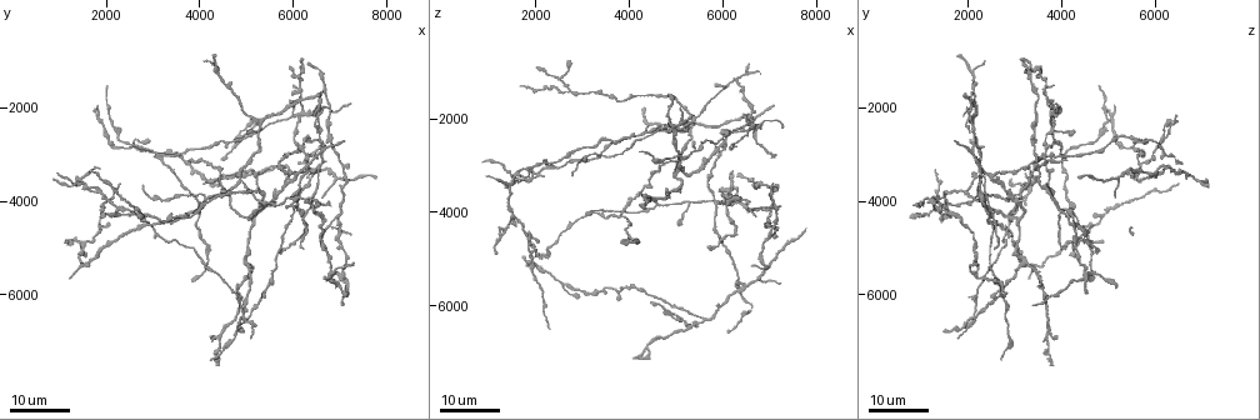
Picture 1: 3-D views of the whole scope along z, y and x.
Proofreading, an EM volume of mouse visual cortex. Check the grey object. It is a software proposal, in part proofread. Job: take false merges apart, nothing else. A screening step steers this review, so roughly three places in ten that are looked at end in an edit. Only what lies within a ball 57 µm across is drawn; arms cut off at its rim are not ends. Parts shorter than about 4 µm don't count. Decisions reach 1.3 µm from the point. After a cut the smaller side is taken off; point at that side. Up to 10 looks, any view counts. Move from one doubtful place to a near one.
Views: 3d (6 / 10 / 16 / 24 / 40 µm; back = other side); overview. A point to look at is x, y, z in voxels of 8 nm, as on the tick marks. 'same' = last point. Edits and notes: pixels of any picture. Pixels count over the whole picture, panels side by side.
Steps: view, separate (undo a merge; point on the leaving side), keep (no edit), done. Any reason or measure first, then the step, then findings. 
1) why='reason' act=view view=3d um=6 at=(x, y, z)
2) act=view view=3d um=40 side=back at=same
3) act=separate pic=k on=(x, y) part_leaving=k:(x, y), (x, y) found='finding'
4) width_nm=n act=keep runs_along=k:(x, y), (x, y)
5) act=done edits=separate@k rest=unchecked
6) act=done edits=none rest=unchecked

why='small branch off a trunk' act=view view=3d um=16 at=(4950, 6350, 2200)

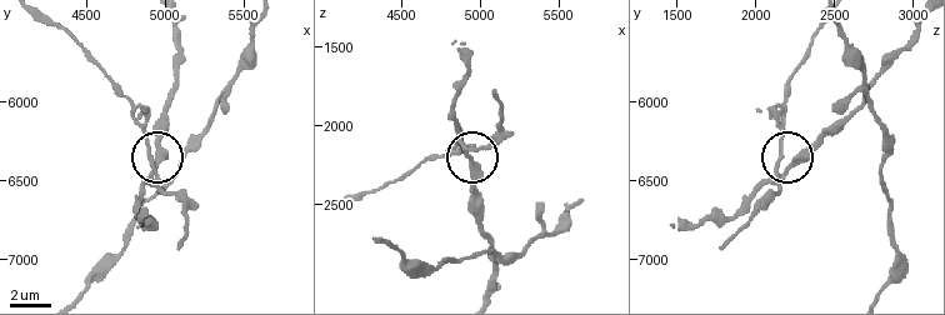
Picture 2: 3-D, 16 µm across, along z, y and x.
act=view view=3d um=6 at=(4920, 6380, 2140)

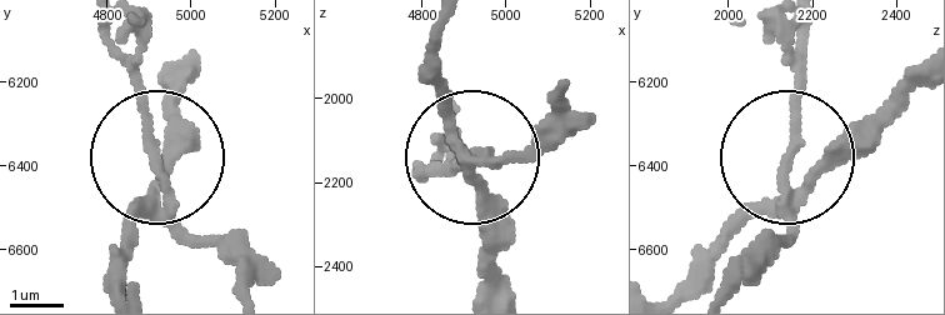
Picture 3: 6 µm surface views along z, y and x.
arms=4 act=separate pic=3 on=(151, 129) found='a second neuron is stuck on'

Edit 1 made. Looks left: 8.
why='four-way junction' act=view view=3d um=24 at=(5300, 4000, 2100)

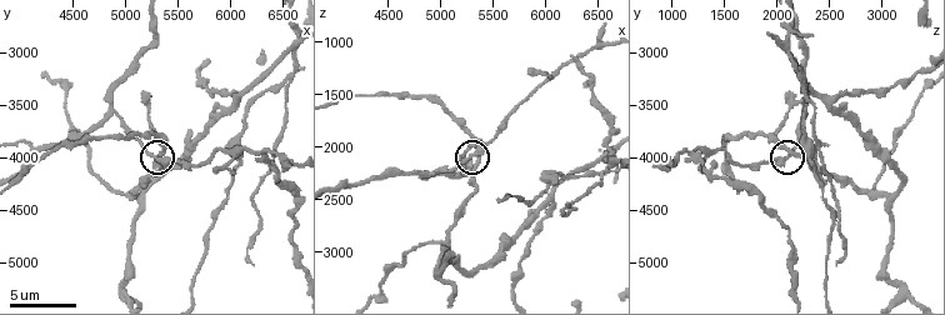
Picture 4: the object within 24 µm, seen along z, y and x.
act=view view=3d um=10 at=(5380, 3940, 2120)

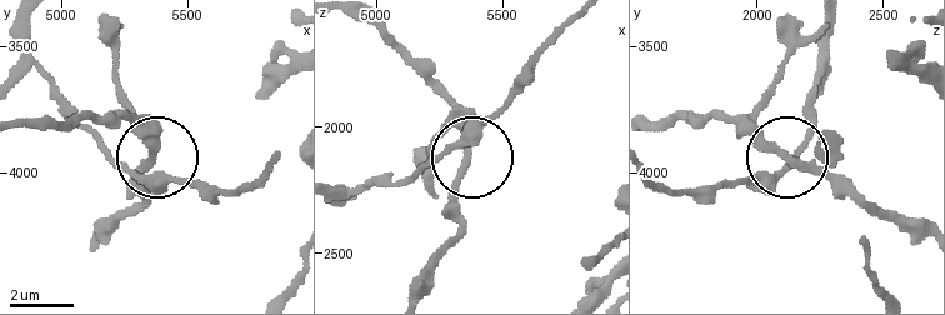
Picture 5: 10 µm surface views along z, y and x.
width_nm=230 act=keep runs_along=5:(96, 233), (144, 193), (153, 136), (139, 115) found='one neuron here'

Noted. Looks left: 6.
why='branch point' act=view view=3d um=10 at=(4880, 3540, 2260)

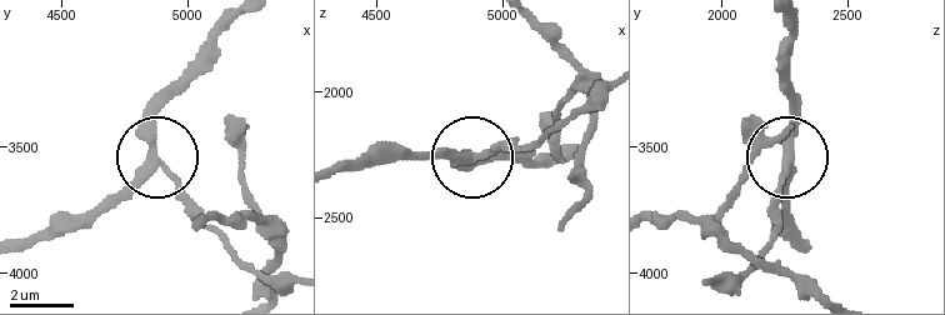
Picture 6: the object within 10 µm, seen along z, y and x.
why='closer look' act=view view=3d um=6 at=(4870, 3540, 2260)

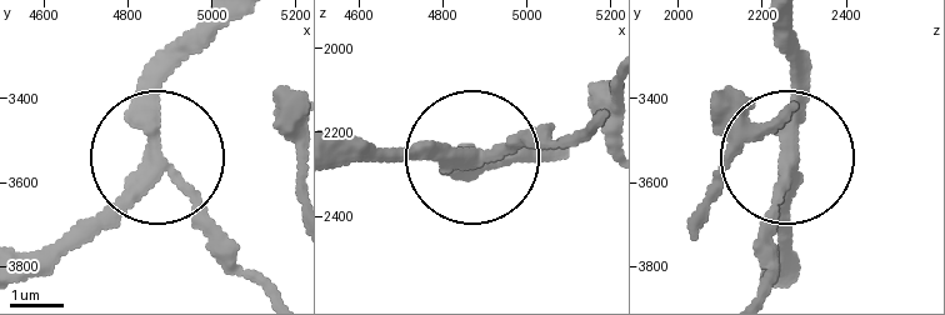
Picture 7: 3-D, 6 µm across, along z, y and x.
act=keep runs_along=7:(760, 290), (791, 143), (791, 21) found='one neuron here'

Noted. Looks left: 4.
act=view view=3d um=24 at=(7000, 4200, 4050)

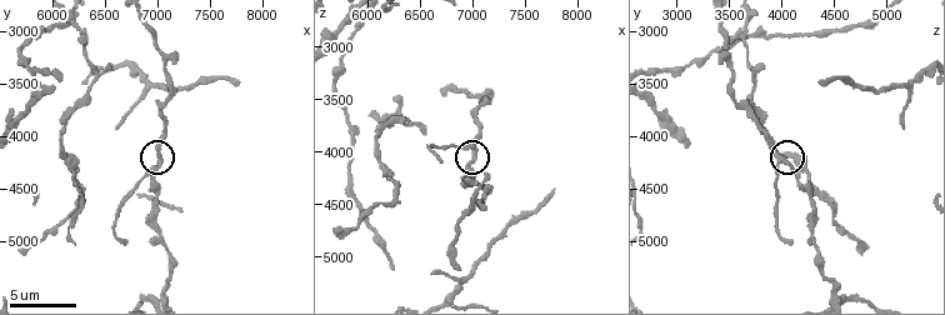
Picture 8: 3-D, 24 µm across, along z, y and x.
act=view view=3d um=10 at=(7020, 4240, 4020)

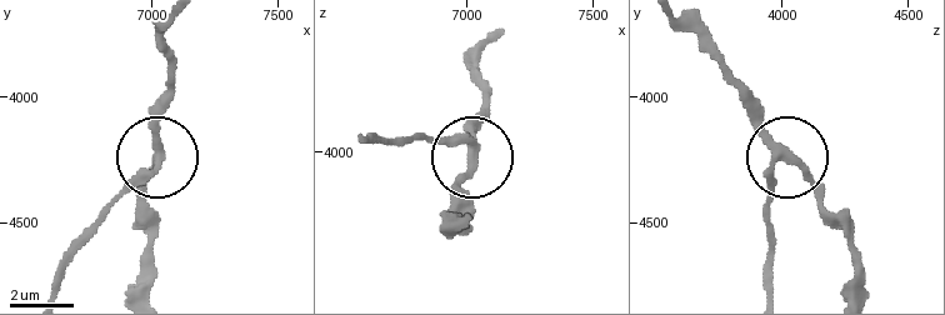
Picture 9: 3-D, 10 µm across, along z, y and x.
act=keep runs_along=9:(685, 20), (701, 29), (744, 109), (784, 155), (765, 228) found='all the same neuron'

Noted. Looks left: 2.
why='calibre changes' act=view view=3d um=24 at=(3800, 3300, 5650)

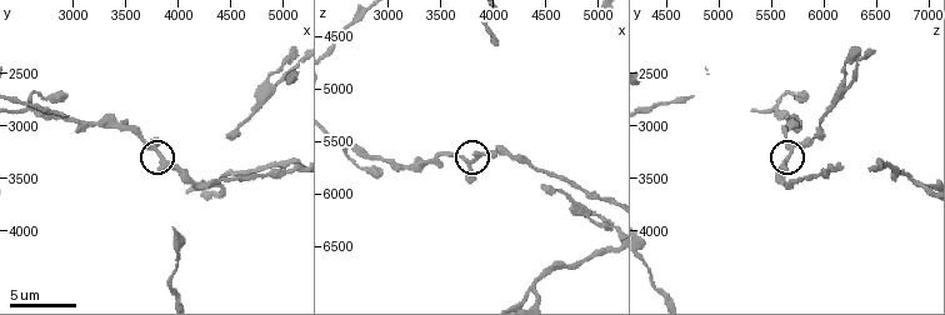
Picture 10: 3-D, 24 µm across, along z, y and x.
act=view view=3d um=6 at=(3820, 3280, 5660)

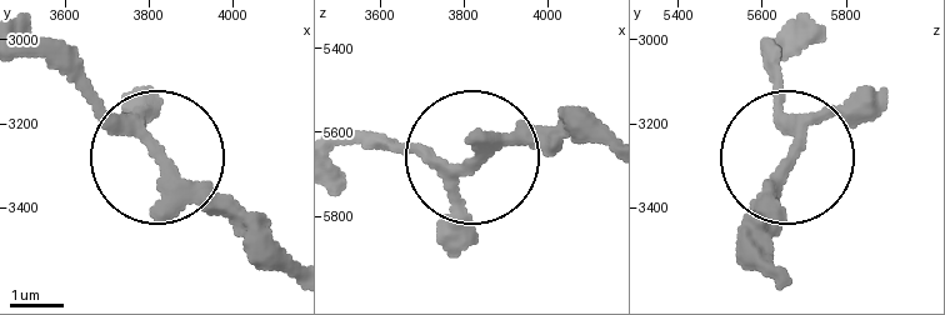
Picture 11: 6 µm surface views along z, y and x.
arms=3 act=keep found='continuous, no second neuron'

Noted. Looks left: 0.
act=done edits=separate@3 rest=unchecked

